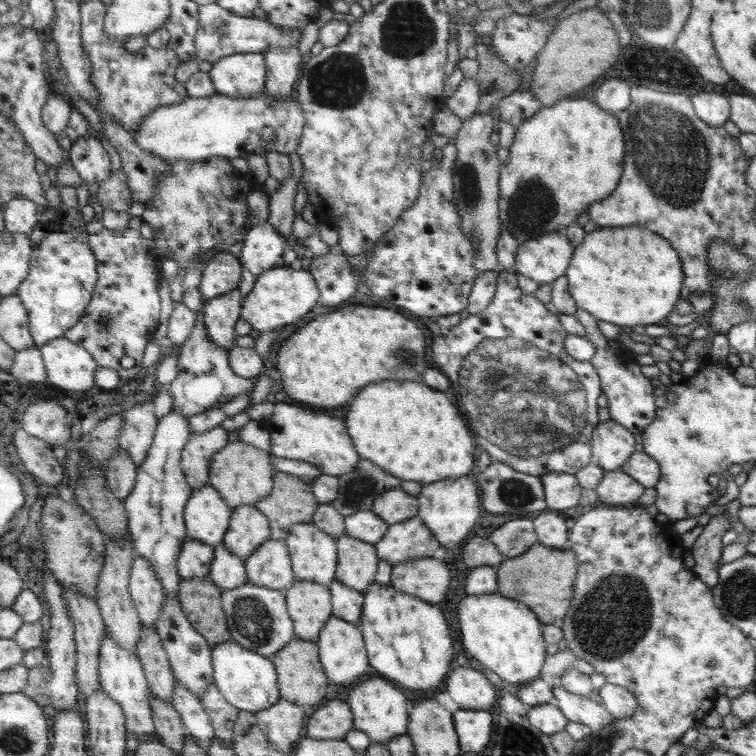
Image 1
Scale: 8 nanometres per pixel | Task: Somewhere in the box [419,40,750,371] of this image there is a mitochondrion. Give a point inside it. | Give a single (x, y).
(670, 156)

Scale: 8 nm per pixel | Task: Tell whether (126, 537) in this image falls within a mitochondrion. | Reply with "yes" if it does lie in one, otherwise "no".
no

